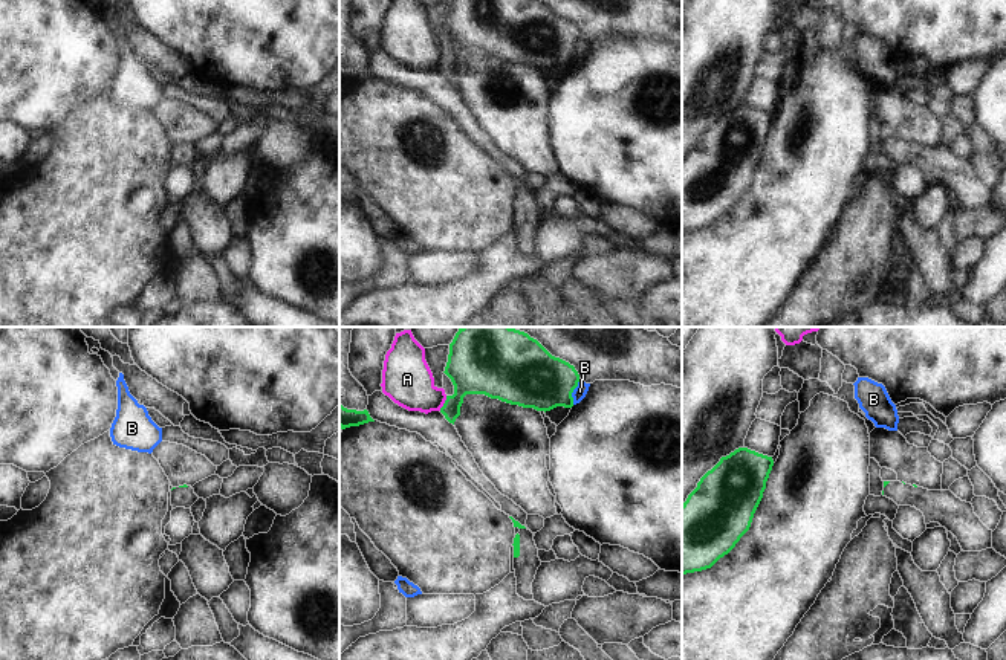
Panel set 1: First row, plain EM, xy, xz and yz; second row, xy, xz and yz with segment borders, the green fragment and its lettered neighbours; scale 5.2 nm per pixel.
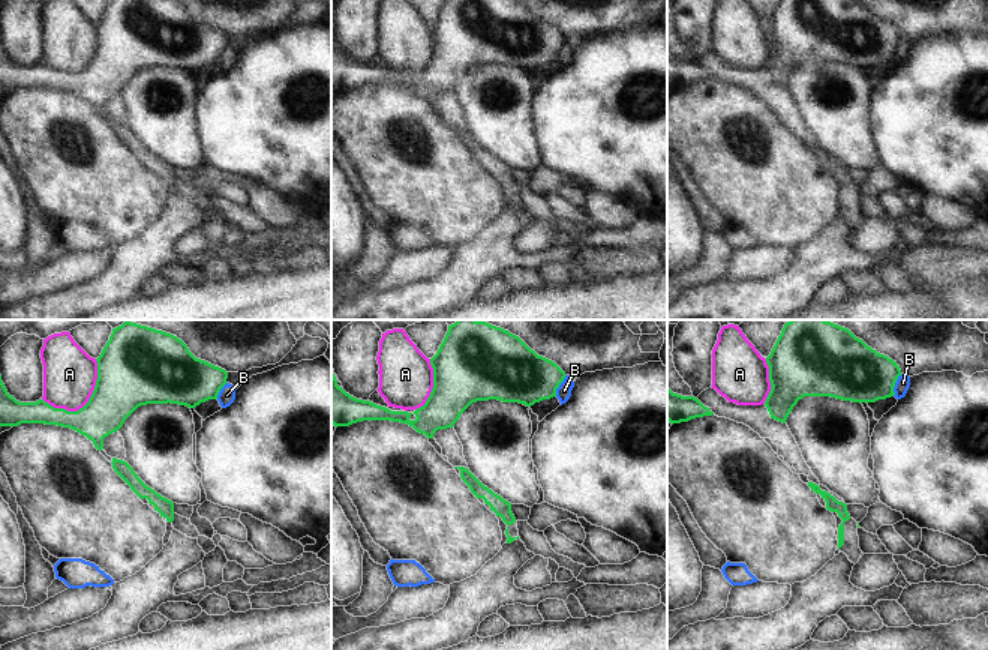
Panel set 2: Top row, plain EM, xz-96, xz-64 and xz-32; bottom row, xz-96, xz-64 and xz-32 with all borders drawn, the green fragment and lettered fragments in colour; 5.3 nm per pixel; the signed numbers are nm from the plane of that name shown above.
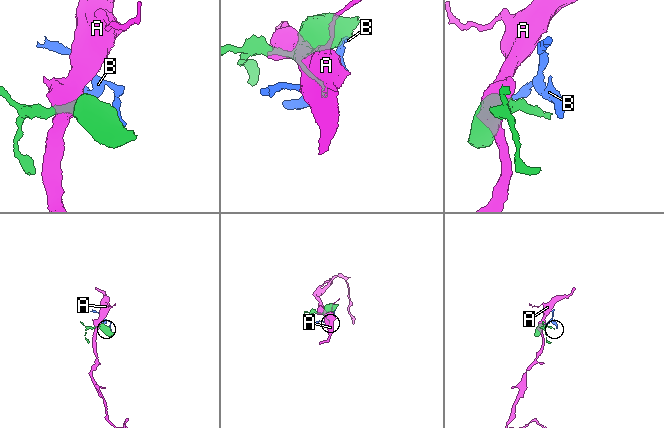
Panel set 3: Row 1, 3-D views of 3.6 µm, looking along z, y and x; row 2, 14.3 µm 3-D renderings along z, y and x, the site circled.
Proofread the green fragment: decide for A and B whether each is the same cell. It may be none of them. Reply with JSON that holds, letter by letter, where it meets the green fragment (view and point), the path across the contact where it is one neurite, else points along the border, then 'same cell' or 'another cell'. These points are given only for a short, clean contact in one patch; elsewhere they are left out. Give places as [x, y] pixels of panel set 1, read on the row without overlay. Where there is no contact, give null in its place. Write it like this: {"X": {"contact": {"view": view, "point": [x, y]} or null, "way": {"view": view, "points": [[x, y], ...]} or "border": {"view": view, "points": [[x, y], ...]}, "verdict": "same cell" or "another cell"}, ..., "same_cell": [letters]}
{"A": {"contact": {"view": "xz", "point": [444, 61]}, "verdict": "another cell"}, "B": {"contact": {"view": "xz", "point": [572, 49]}, "border": {"view": "xz", "points": [[580, 37], [572, 51], [572, 61]]}, "verdict": "another cell"}, "same_cell": []}

